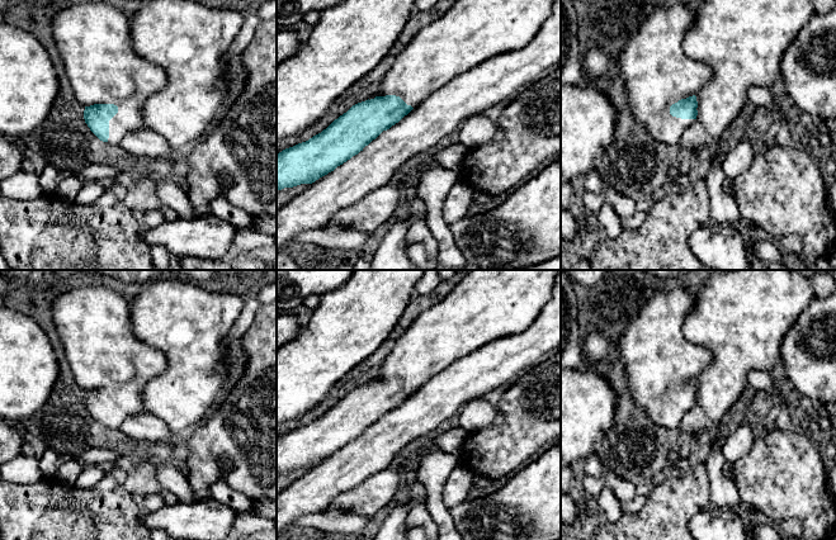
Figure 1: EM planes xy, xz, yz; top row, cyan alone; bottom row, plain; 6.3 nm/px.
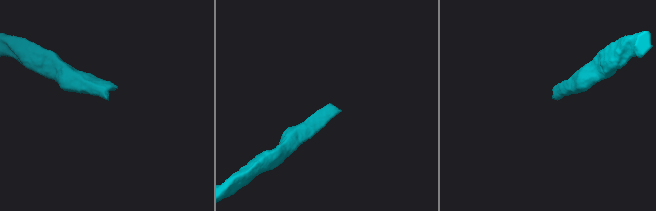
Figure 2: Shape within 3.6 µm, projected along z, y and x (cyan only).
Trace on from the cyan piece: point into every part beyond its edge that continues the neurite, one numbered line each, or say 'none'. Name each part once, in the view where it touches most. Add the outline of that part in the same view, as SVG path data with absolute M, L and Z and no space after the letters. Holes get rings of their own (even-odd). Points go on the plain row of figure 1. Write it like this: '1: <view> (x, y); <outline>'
1: xy (93, 322); M79 284L52 304L53 323L65 349L75 382L85 390L114 388L118 397L109 404L108 427L119 430L129 417L146 412L142 390L166 369L162 351L138 340L131 328L129 300L108 285Z

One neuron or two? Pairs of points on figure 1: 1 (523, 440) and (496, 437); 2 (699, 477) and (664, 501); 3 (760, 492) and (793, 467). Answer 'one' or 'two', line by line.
1: one
2: one
3: one

